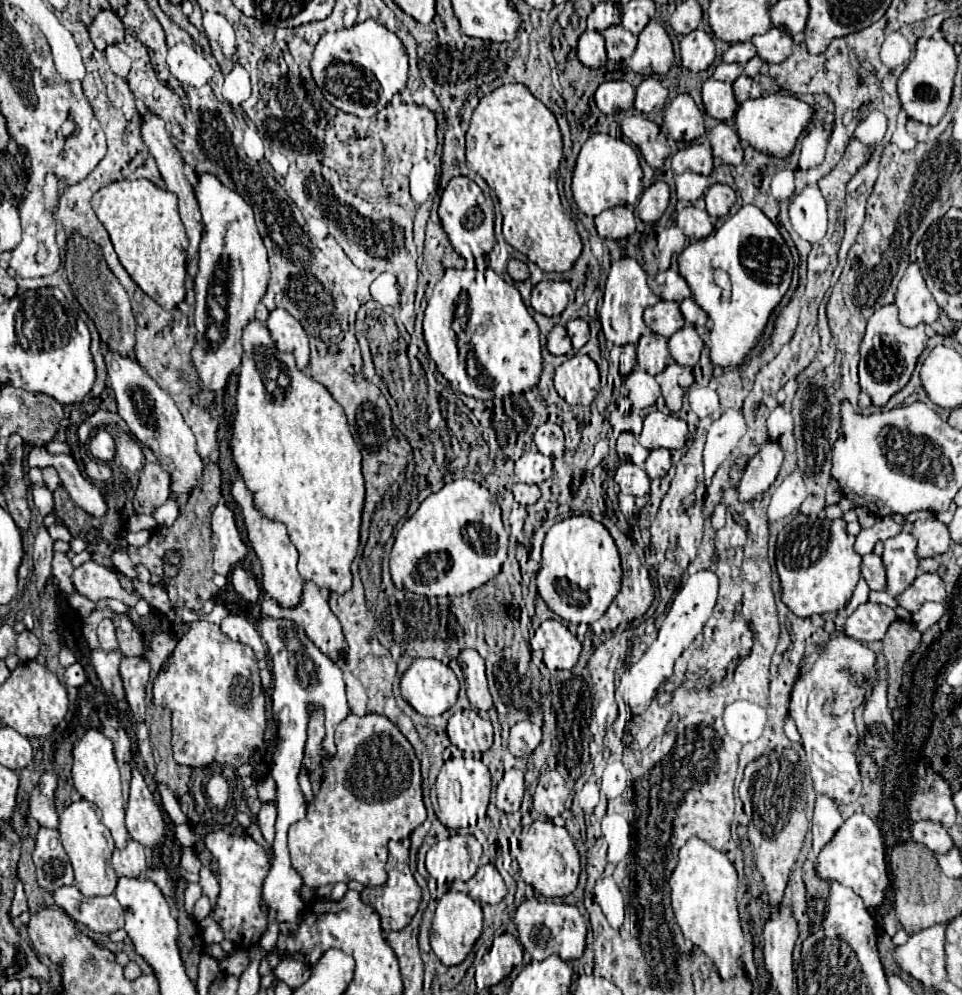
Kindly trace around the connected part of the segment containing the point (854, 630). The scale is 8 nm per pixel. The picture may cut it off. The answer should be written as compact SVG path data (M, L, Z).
M881 603L859 605L857 611L847 619L845 633L857 641L883 641L889 625L897 619L895 611Z

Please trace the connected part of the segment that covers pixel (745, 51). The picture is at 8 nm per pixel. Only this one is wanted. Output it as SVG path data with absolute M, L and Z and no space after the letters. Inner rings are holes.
M751 41L745 43L733 43L725 53L723 53L723 61L725 63L741 63L745 65L751 57L757 55L757 49L753 49Z

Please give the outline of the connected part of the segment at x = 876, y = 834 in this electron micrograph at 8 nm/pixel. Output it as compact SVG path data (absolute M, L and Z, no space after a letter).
M863 813L851 815L833 835L833 841L821 849L817 855L815 863L817 877L823 881L831 883L837 881L849 889L853 889L865 903L867 909L875 909L883 903L885 891L889 887L889 877L887 877L887 863L885 863L885 849L883 849L883 839L877 823L869 819Z

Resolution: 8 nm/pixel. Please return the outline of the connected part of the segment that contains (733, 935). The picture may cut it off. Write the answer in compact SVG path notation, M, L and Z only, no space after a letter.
M691 837L679 849L679 861L669 879L669 887L671 887L673 911L685 939L701 947L713 959L723 979L737 975L741 967L743 931L739 925L739 913L735 903L737 871L729 861L729 857L713 849L707 841Z

